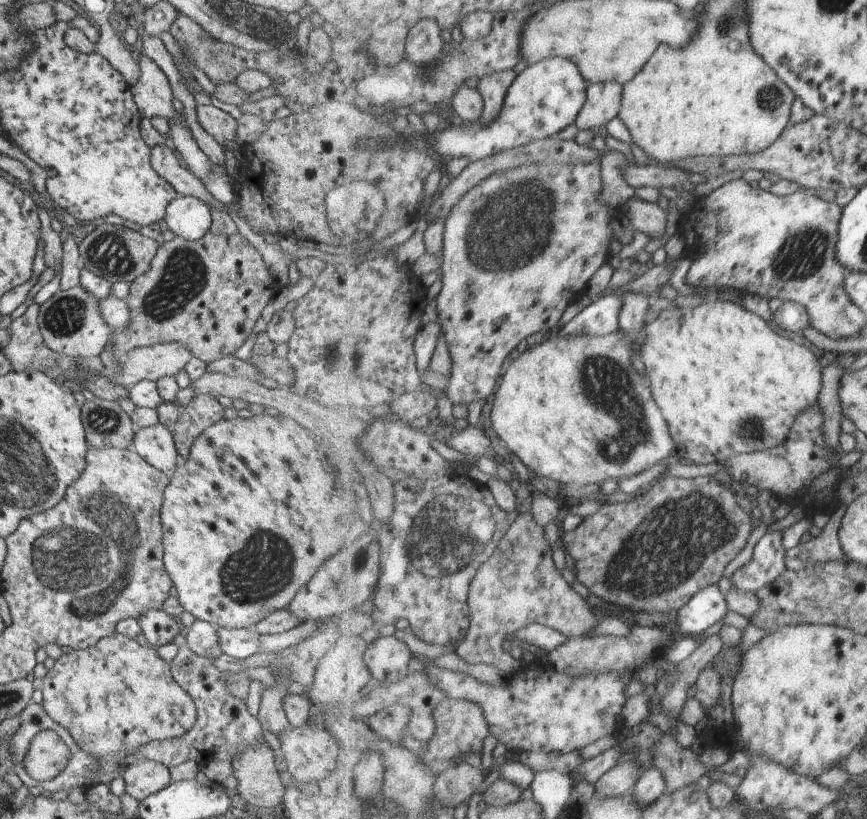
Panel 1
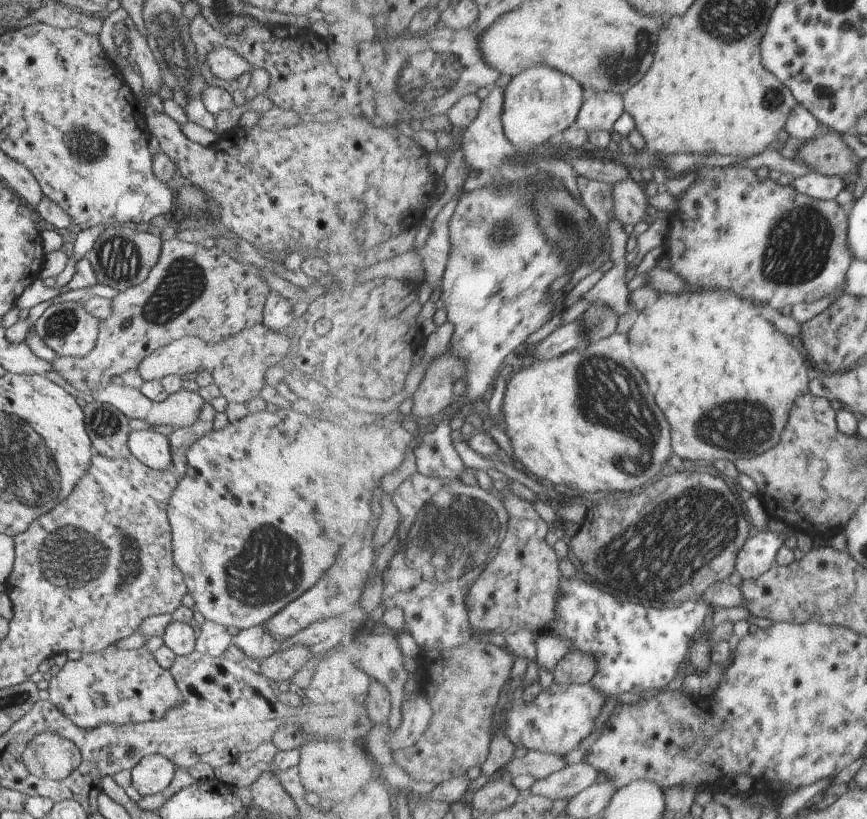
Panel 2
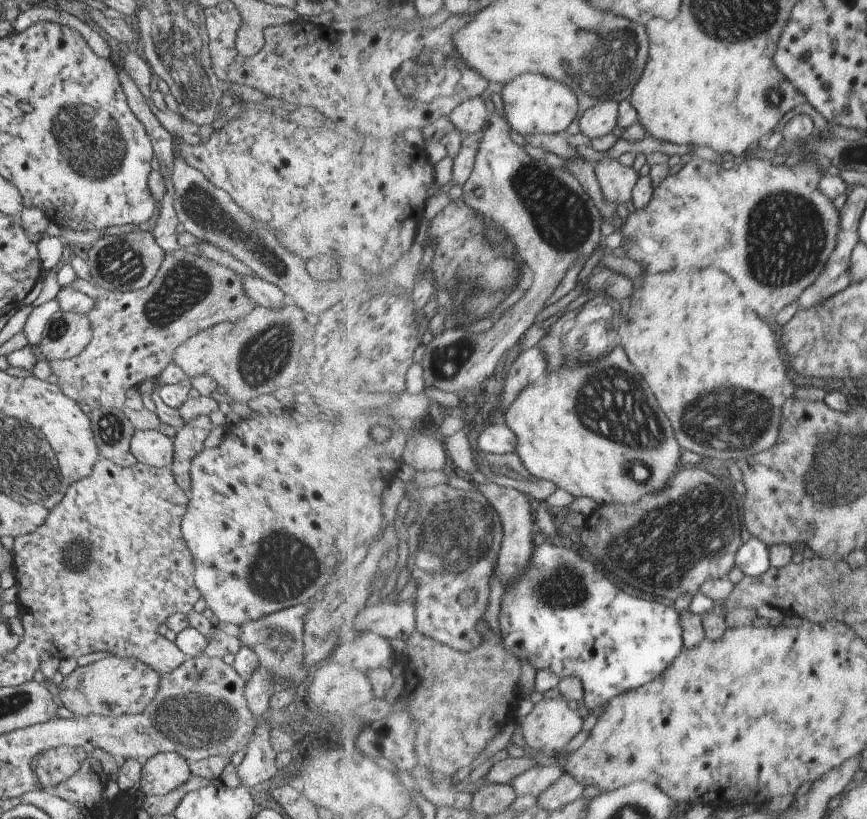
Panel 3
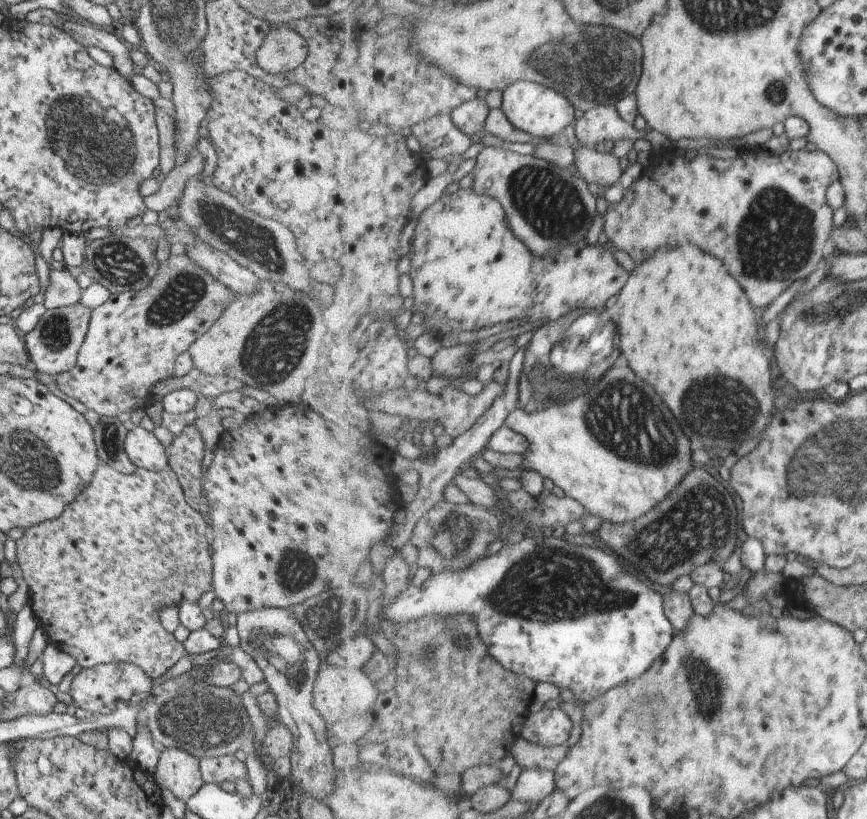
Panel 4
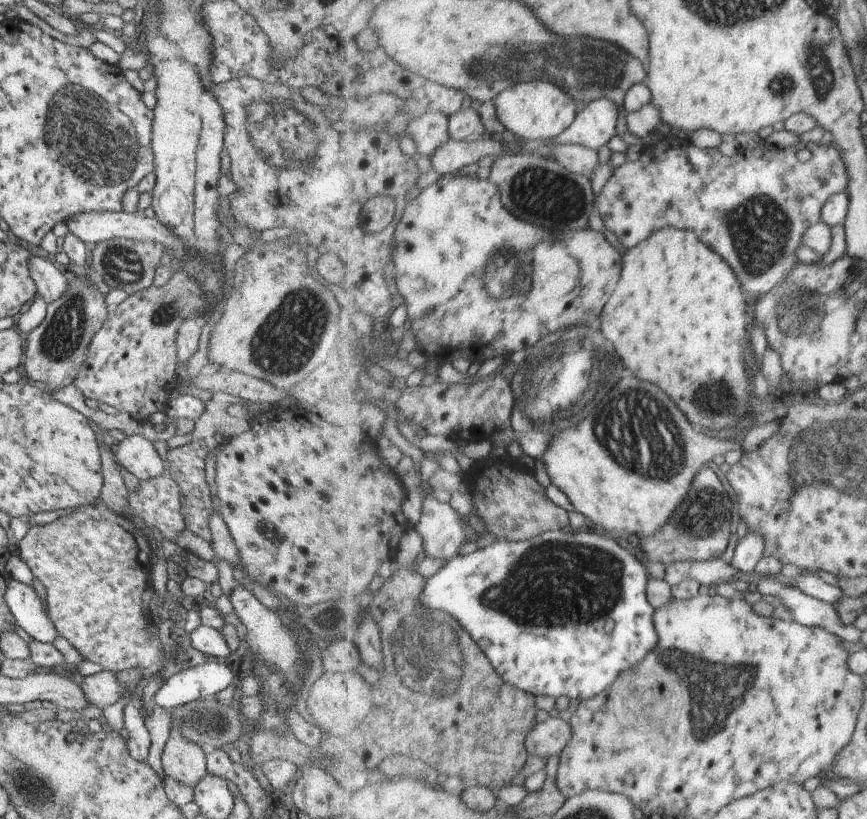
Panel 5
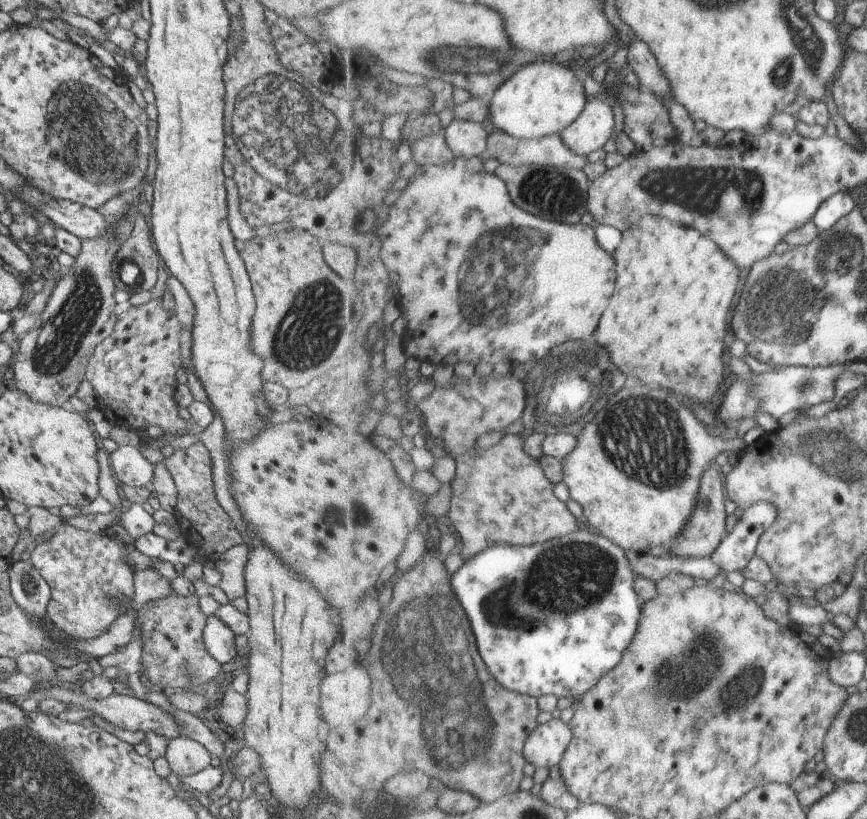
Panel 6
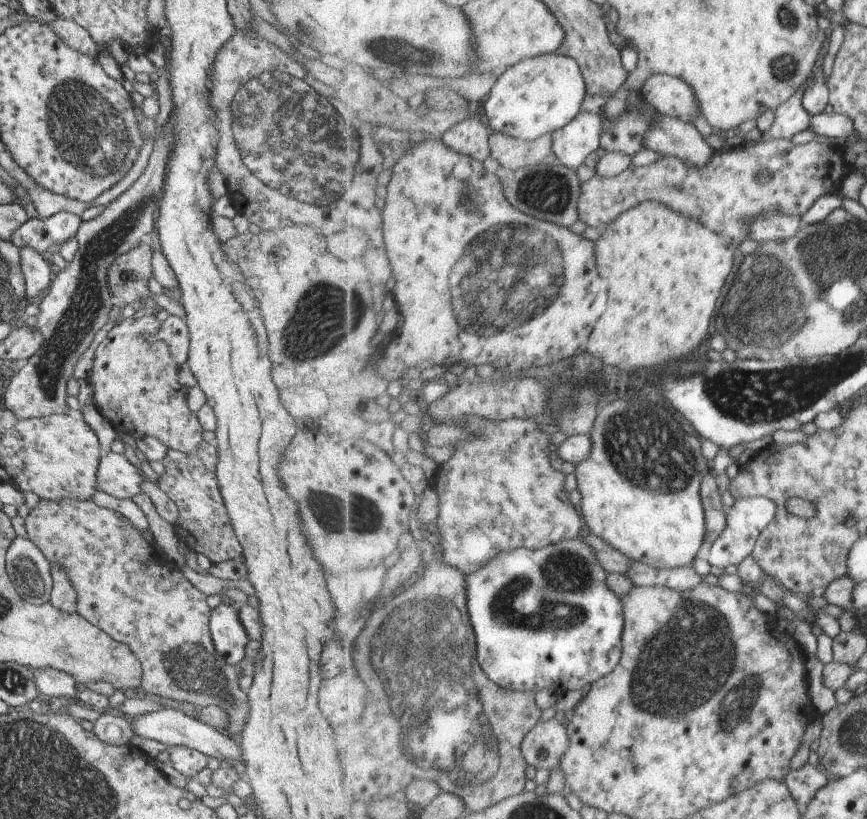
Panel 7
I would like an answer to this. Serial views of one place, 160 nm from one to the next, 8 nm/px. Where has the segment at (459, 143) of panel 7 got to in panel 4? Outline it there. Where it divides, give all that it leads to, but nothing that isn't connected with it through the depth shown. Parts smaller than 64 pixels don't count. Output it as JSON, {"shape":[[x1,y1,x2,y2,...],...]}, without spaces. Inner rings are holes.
{"shape":[[476,98,456,107,451,115,453,122,470,137,480,137,485,132,489,116,489,106,485,100]]}

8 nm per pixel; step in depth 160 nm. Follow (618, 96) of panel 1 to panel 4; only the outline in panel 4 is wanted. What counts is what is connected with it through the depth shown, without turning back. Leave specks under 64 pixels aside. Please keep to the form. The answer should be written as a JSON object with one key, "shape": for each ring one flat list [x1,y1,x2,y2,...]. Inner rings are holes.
{"shape":[[596,104,590,111,587,110,581,117,576,119,574,132,580,143,587,147,597,146,599,142,605,142,605,140,613,142,623,138,632,141,639,139,639,130,635,130,633,125,624,121,619,114,618,107,611,104]]}

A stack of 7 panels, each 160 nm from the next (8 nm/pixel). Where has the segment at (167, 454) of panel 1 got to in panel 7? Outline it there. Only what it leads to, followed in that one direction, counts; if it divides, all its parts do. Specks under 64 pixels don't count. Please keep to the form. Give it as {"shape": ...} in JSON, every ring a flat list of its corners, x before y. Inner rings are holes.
{"shape":[[109,451,100,456,95,476,95,489,115,498,129,498,139,492,143,480,141,470,131,464,123,454]]}

